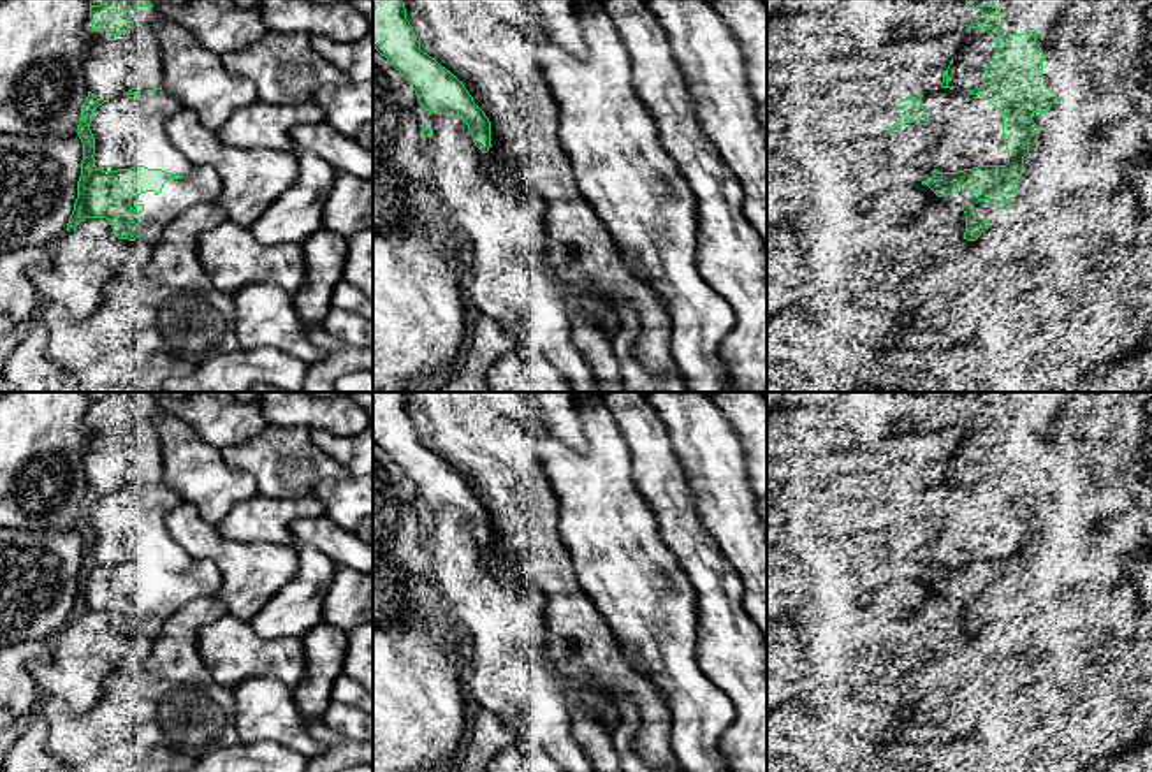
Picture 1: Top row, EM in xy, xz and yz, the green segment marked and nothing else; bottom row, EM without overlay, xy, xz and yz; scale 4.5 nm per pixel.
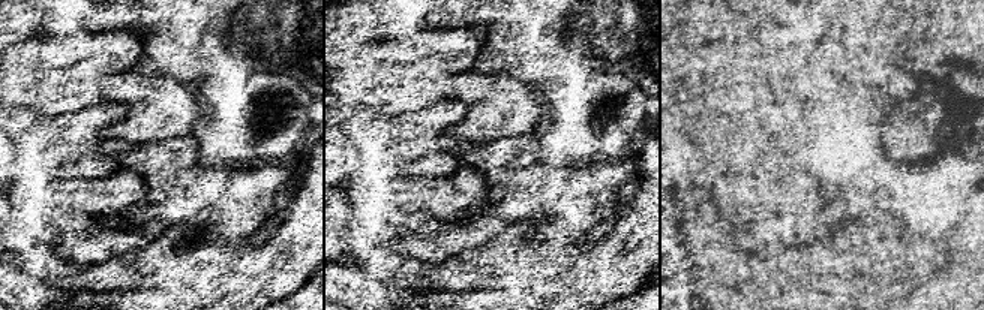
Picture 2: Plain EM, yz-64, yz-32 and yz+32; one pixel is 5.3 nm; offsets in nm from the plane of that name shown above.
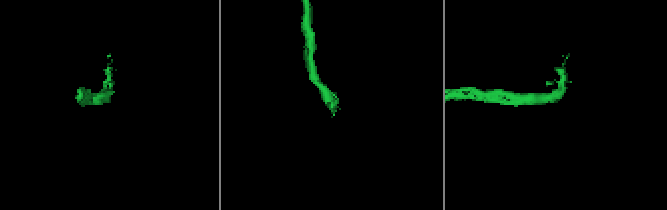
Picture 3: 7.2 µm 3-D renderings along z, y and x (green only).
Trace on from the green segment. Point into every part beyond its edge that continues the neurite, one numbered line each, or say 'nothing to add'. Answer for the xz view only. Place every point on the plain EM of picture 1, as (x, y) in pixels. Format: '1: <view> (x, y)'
nothing to add

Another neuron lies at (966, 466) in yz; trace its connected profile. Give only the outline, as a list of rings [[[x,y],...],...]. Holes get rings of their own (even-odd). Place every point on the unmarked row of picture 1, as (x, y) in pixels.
[[[981,422],[962,424],[953,457],[948,462],[948,480],[969,485],[983,478],[985,462],[992,457],[995,438]]]

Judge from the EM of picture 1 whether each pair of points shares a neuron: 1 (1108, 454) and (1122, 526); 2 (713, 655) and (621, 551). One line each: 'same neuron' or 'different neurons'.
1: different neurons
2: different neurons

